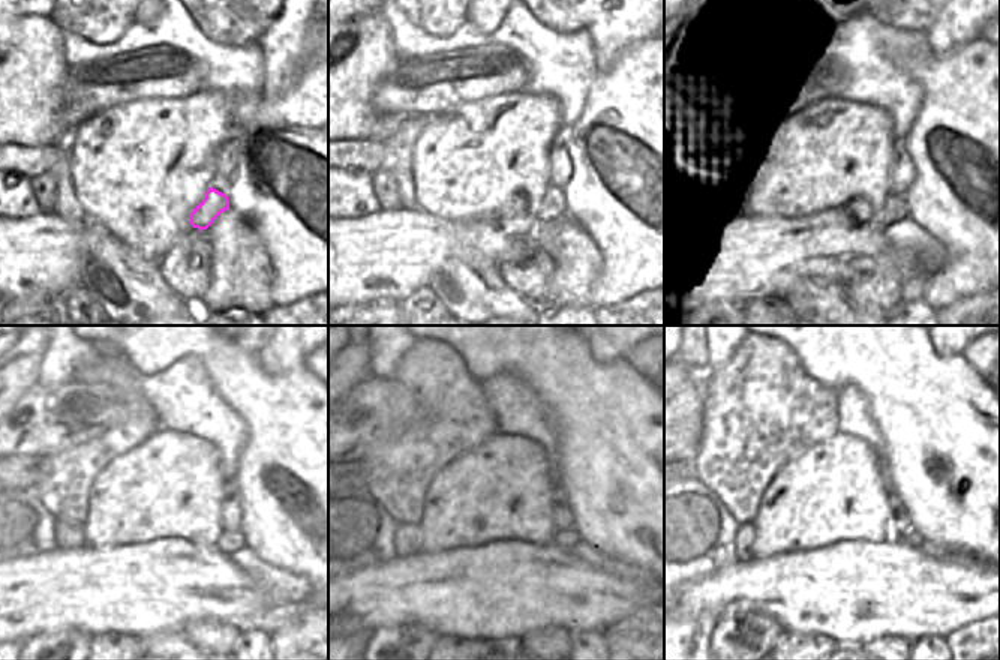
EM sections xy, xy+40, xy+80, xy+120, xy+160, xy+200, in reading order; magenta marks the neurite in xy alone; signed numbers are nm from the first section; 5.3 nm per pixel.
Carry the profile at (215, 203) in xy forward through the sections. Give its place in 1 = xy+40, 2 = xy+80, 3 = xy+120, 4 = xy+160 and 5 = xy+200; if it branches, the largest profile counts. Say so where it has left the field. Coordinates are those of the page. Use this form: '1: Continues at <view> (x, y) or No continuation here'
1: Continues at xy+40 (552, 207)
2: Continues at xy+80 (894, 209)
3: Continues at xy+120 (227, 543)
4: Continues at xy+160 (567, 539)
5: Continues at xy+200 (910, 537)

